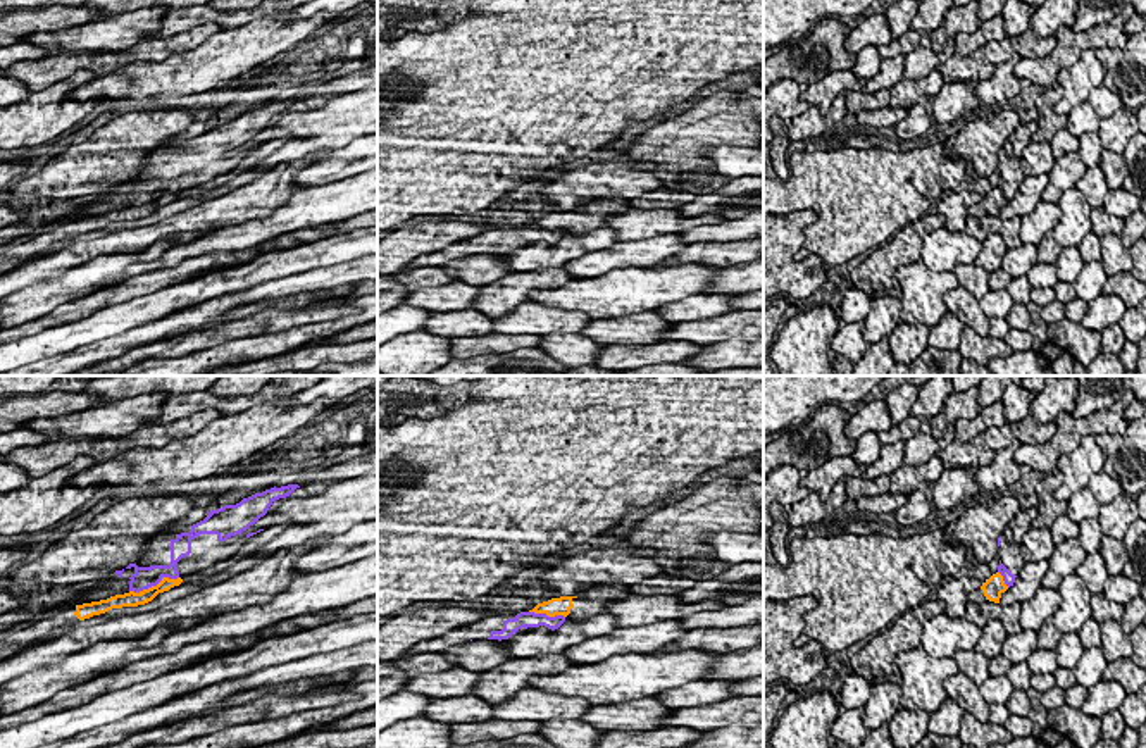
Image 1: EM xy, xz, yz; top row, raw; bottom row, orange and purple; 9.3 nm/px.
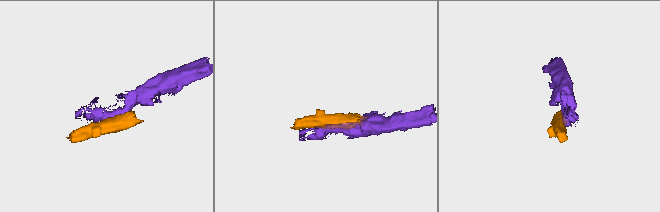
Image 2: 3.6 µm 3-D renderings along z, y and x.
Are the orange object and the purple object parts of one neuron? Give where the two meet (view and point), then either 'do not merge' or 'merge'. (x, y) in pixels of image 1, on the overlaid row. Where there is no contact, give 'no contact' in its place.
meets orange in xy at (154, 586); do not merge

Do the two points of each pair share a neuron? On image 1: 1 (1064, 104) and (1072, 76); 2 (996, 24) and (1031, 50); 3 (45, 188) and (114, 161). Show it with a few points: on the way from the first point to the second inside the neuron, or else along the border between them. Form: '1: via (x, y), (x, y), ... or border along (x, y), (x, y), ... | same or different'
1: via (1071, 97), (1072, 83) | same
2: border along (1007, 37), (986, 42) | different
3: via (62, 188), (87, 181), (97, 173) | same

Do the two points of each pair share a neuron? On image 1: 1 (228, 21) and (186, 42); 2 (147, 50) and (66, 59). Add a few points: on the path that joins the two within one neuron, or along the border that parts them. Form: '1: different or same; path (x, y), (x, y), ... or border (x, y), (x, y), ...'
1: different; border (223, 28), (217, 23), (207, 21), (180, 33)
2: same; path (126, 57), (114, 62), (87, 62)

